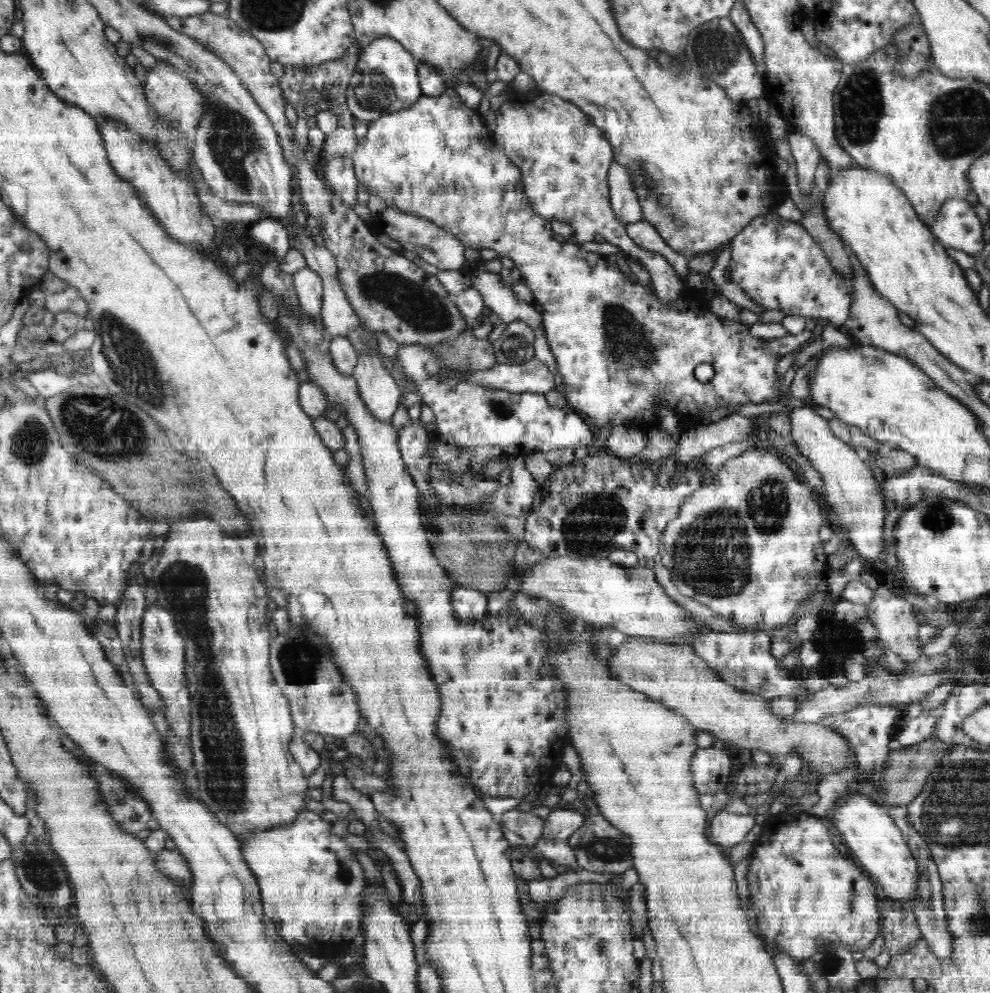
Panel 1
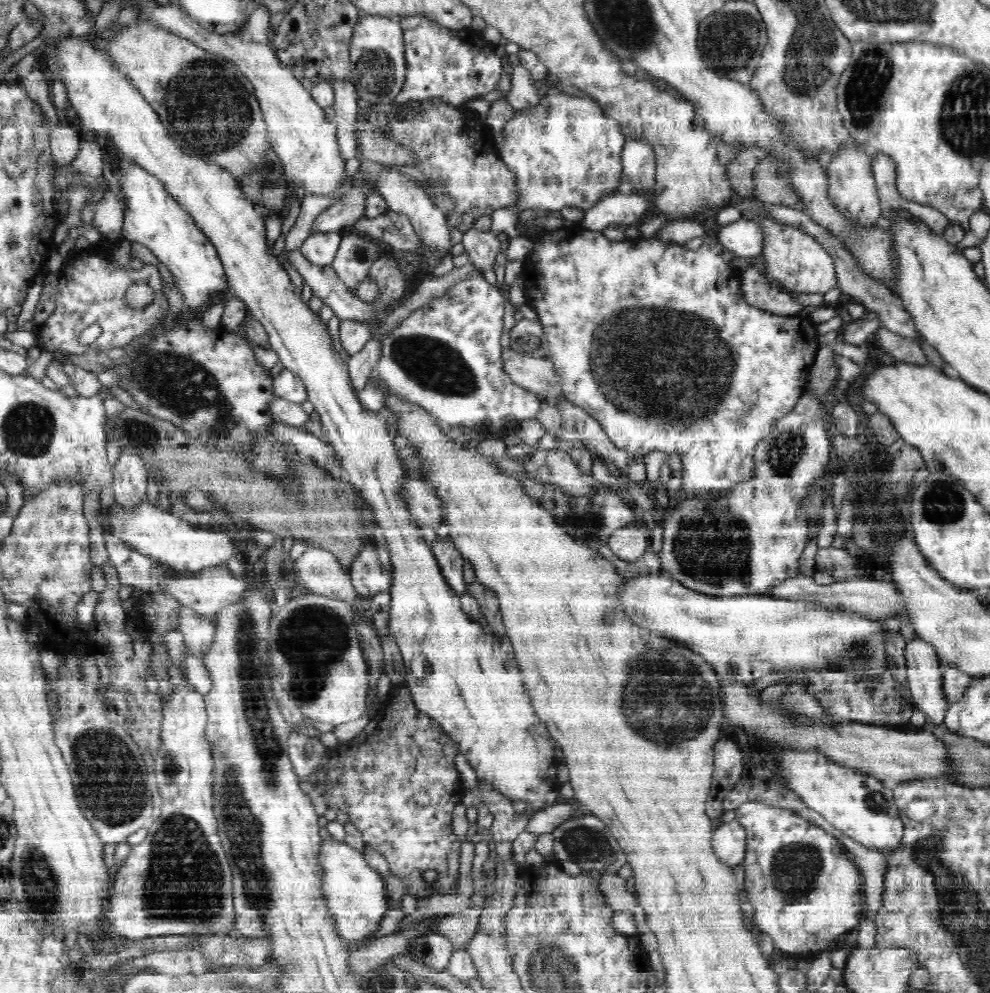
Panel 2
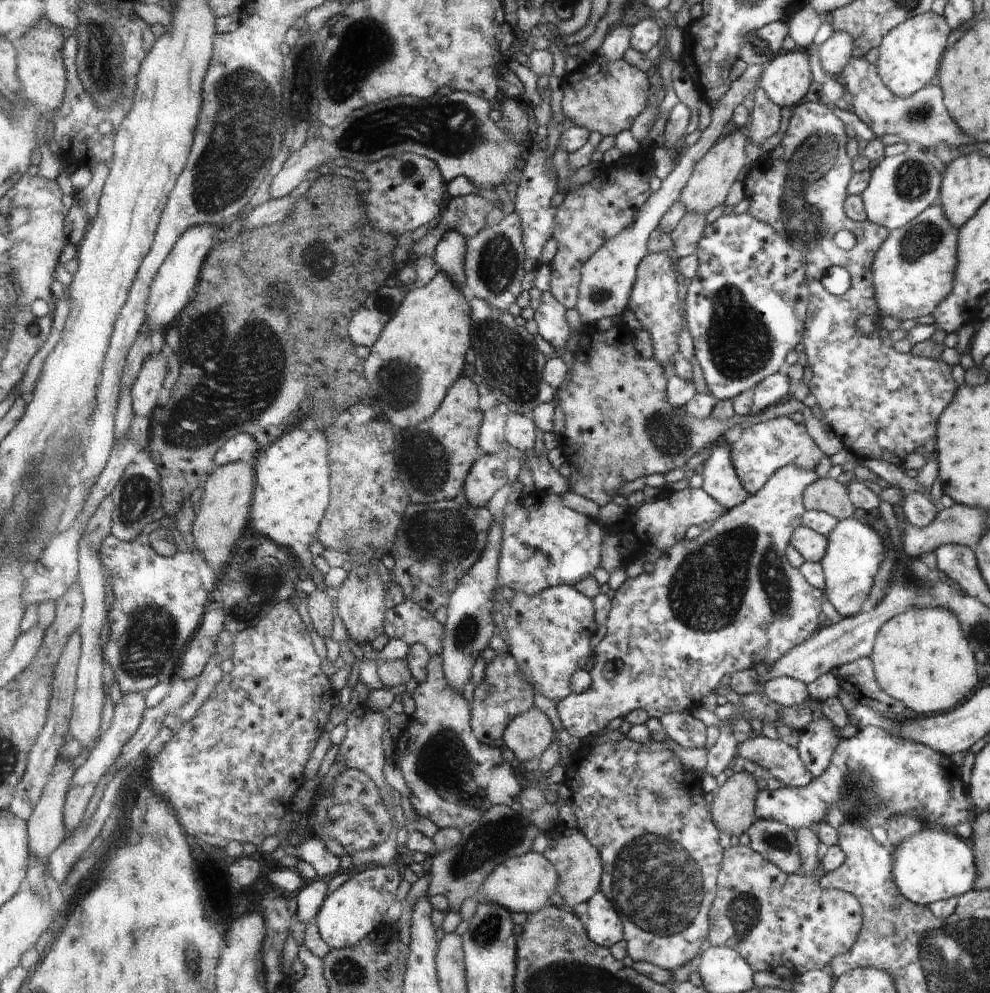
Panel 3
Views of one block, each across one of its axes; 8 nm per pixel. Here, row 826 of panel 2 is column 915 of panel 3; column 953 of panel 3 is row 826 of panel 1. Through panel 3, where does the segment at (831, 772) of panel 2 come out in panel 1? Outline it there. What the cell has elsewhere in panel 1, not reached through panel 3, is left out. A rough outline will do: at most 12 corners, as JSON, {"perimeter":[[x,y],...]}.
{"perimeter":[[866,794],[834,826],[880,898],[904,910],[920,884],[900,828]]}

